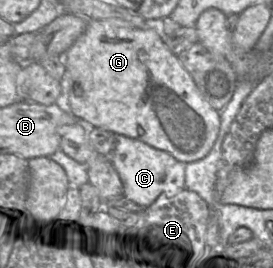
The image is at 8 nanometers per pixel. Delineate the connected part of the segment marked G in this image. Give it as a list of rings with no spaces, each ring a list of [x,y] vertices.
[[[88,20],[84,33],[73,43],[64,54],[65,74],[60,80],[68,97],[68,111],[78,122],[87,126],[97,127],[112,132],[115,135],[123,135],[146,143],[147,145],[171,154],[176,160],[188,164],[204,158],[212,149],[220,128],[220,112],[215,110],[201,95],[193,78],[164,44],[163,35],[157,24],[146,28],[137,28],[129,23],[116,20]]]

